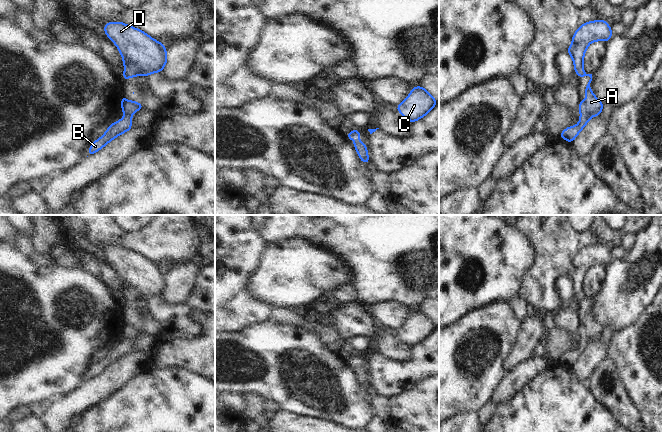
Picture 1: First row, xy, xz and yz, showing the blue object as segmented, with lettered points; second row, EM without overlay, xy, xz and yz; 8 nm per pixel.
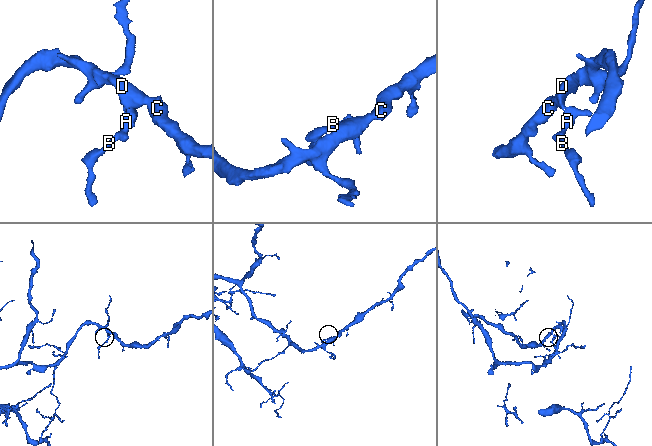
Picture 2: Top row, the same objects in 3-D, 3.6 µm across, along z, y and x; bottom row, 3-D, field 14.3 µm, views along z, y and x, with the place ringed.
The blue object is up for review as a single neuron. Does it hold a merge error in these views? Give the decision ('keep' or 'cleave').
keep

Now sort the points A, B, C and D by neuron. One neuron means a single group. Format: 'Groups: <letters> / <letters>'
Groups: A B C D.

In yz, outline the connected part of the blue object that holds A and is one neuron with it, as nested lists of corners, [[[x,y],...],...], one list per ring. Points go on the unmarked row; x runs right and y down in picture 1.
[[[607,244],[589,245],[582,248],[574,257],[572,267],[568,271],[568,278],[574,287],[574,296],[580,301],[589,300],[591,303],[585,310],[586,322],[580,325],[578,333],[580,343],[576,350],[564,353],[560,362],[572,367],[592,340],[598,341],[603,334],[604,328],[591,315],[592,298],[586,298],[583,292],[584,278],[590,267],[595,265],[607,266],[612,261],[612,252]]]

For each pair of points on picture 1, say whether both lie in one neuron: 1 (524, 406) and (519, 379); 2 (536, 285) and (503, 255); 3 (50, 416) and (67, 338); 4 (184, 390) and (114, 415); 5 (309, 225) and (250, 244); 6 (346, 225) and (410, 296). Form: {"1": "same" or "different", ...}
{"1": "different", "2": "different", "3": "different", "4": "same", "5": "different", "6": "same"}

